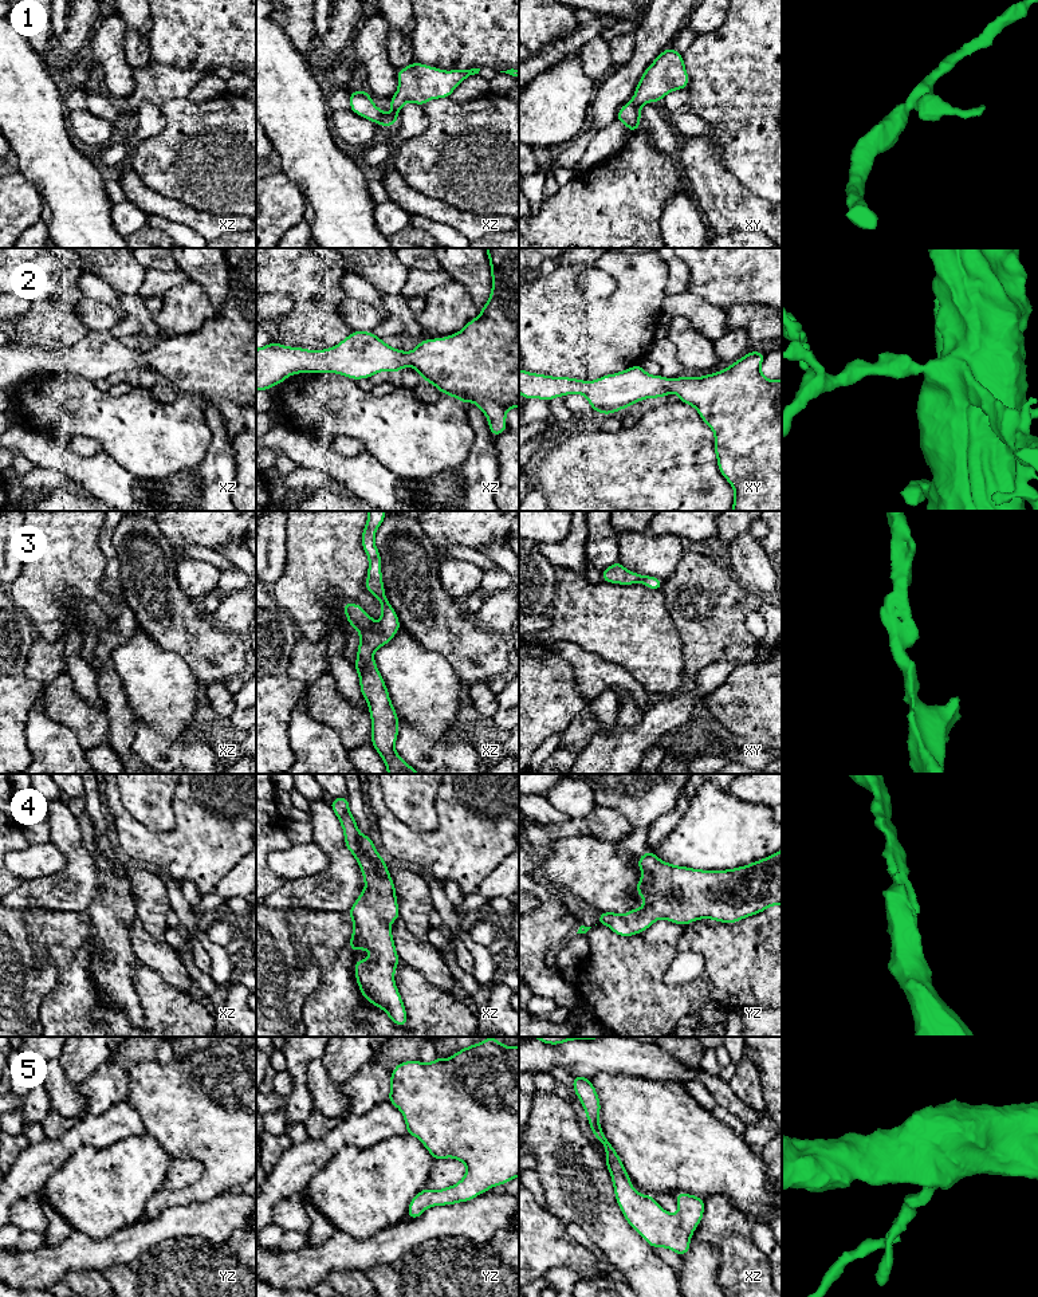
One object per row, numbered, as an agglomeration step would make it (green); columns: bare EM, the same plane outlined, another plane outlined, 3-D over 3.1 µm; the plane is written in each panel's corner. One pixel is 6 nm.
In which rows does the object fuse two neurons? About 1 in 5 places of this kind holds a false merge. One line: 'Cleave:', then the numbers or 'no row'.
Cleave: no row

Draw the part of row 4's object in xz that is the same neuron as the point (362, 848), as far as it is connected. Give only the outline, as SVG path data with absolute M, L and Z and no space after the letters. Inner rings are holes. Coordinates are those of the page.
M347 795L329 805L342 825L345 845L362 869L366 884L347 911L354 925L349 951L367 950L371 954L366 960L355 960L355 980L365 999L382 1009L397 1026L406 1026L406 1010L394 982L401 960L389 925L400 919L394 883L371 838L359 833Z

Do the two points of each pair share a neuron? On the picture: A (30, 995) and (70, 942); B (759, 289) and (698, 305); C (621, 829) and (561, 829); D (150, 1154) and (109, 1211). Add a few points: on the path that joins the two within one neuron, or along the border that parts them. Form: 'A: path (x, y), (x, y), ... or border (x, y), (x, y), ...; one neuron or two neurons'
A: border (31, 943), (56, 970), (44, 997); two neurons
B: border (688, 290), (724, 310); two neurons
C: path (606, 826), (575, 826); one neuron
D: path (136, 1168), (117, 1187), (111, 1197); one neuron

